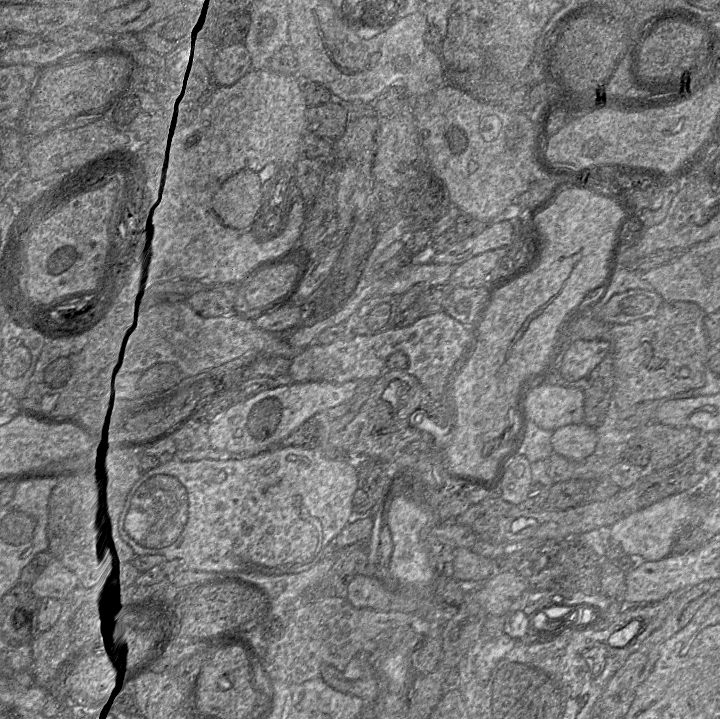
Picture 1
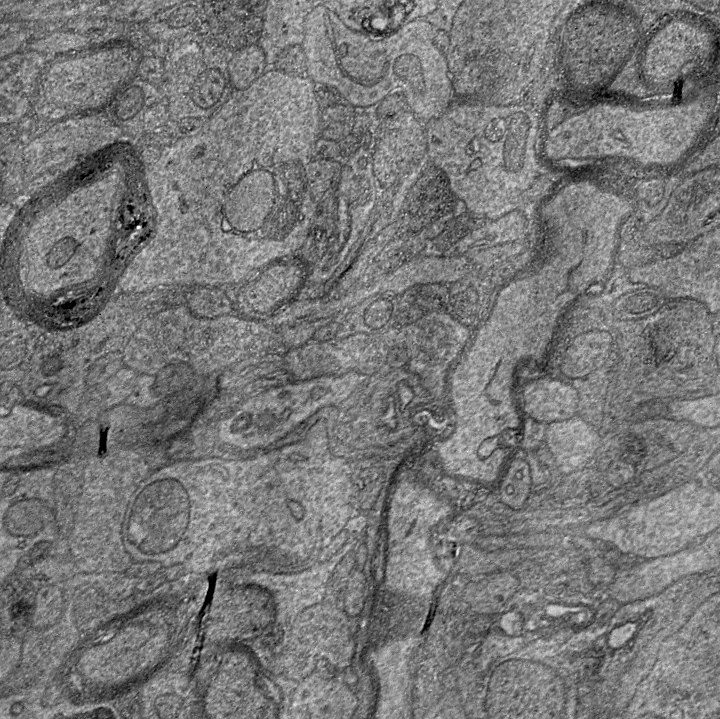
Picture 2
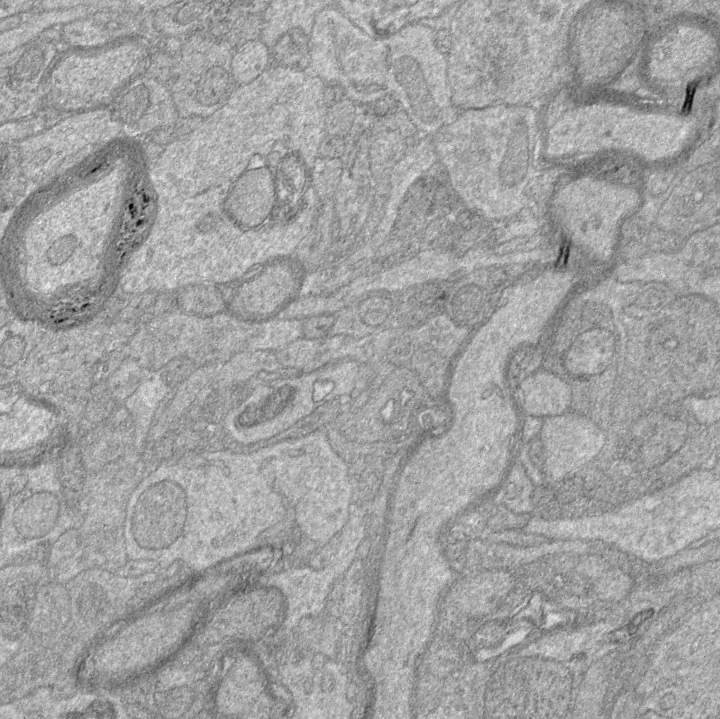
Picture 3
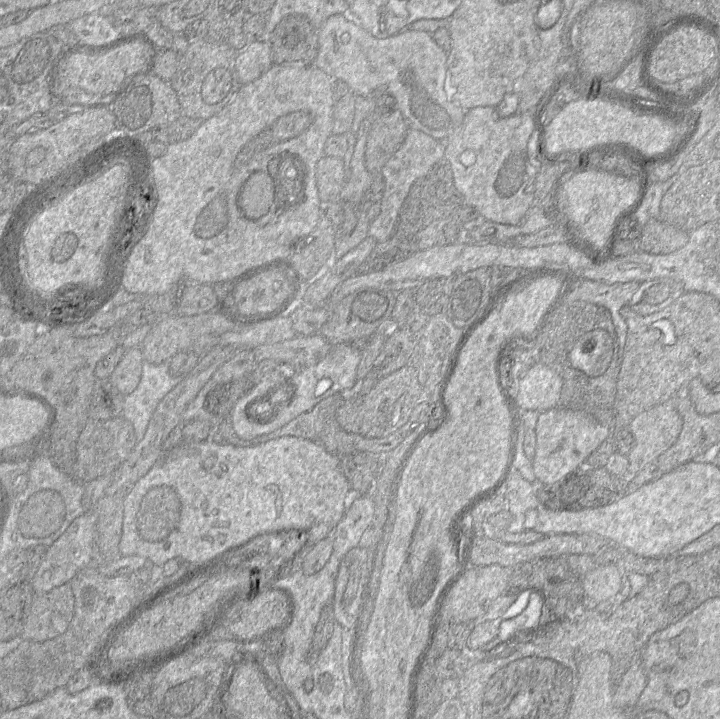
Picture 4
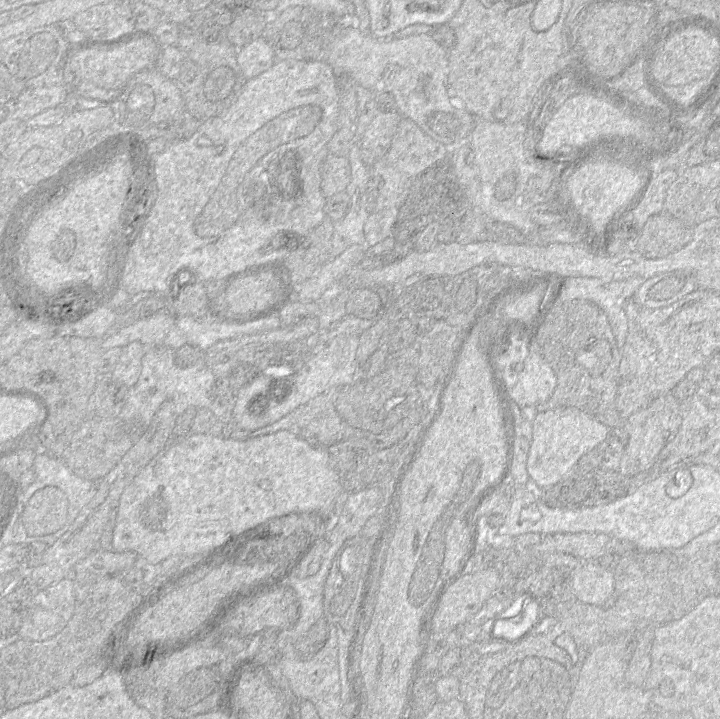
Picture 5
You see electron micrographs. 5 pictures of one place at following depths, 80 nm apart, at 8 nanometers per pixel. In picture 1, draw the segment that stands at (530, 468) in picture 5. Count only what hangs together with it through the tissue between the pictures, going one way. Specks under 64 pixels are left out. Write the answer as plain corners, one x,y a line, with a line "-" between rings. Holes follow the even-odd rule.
585,423
562,426
552,432
554,453
569,460
582,461
598,451
595,429

